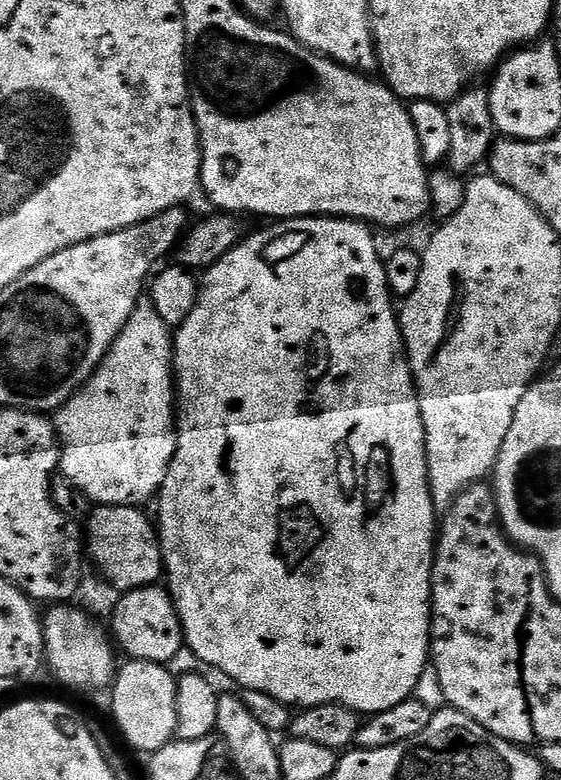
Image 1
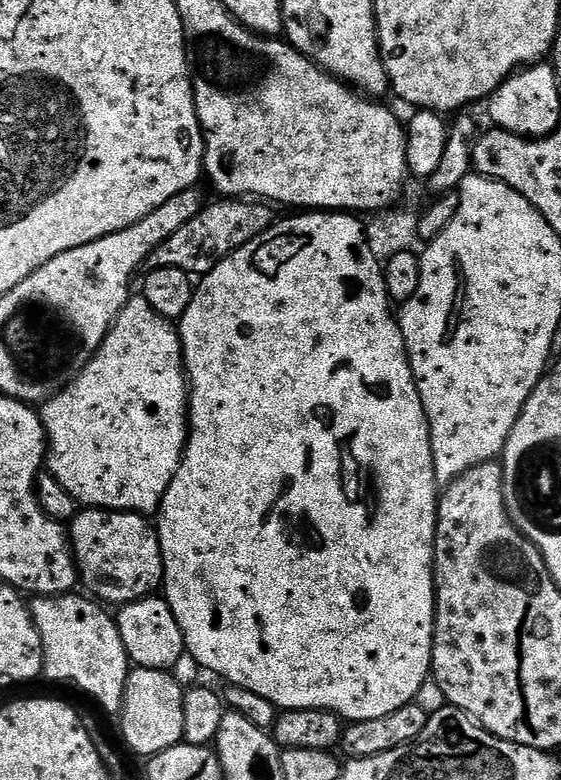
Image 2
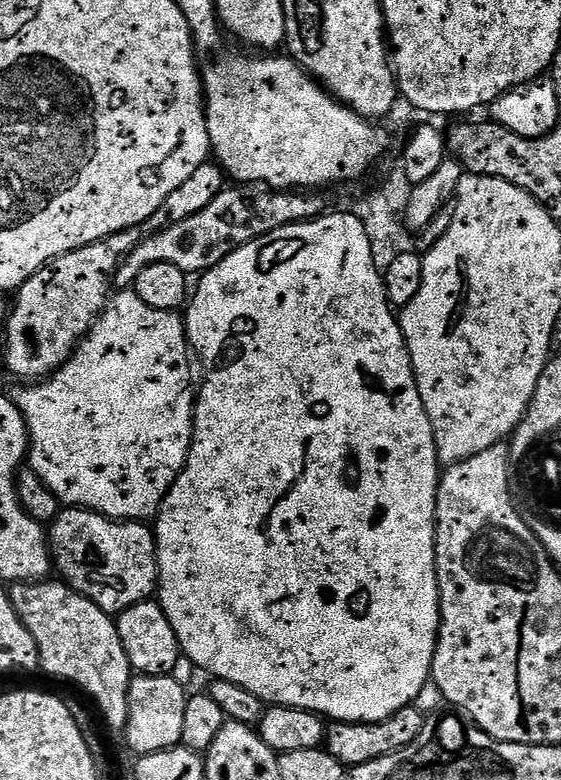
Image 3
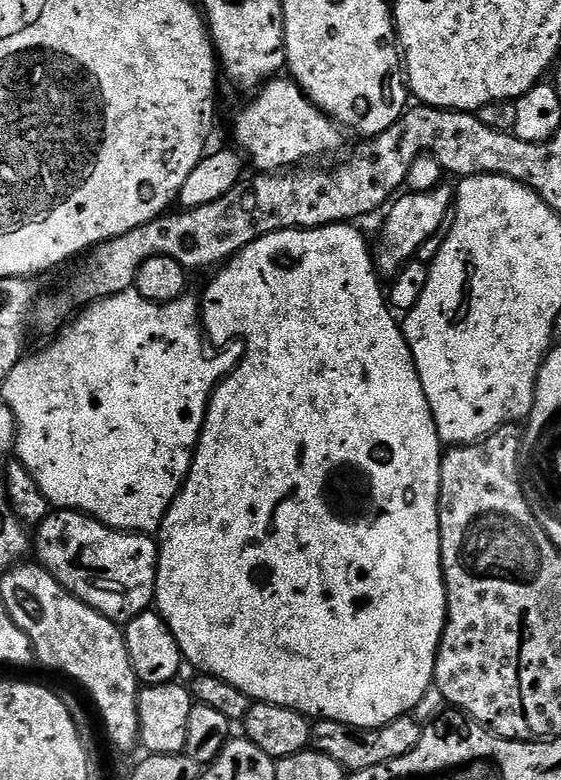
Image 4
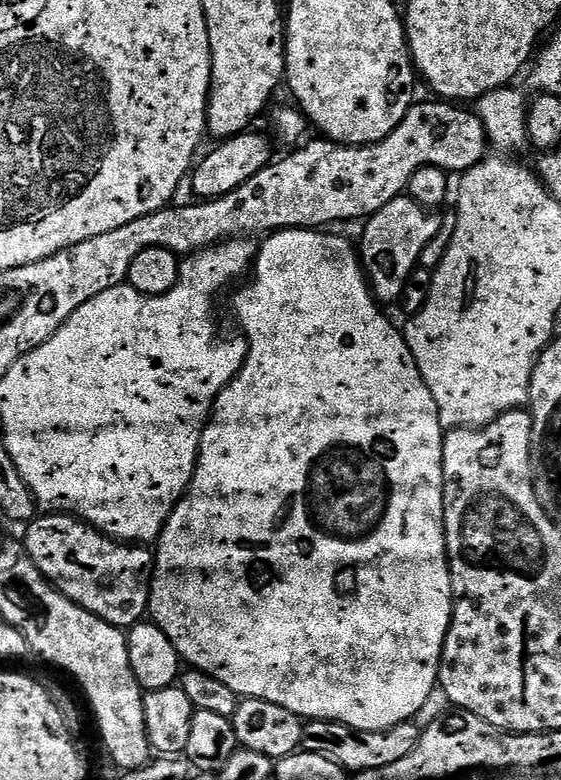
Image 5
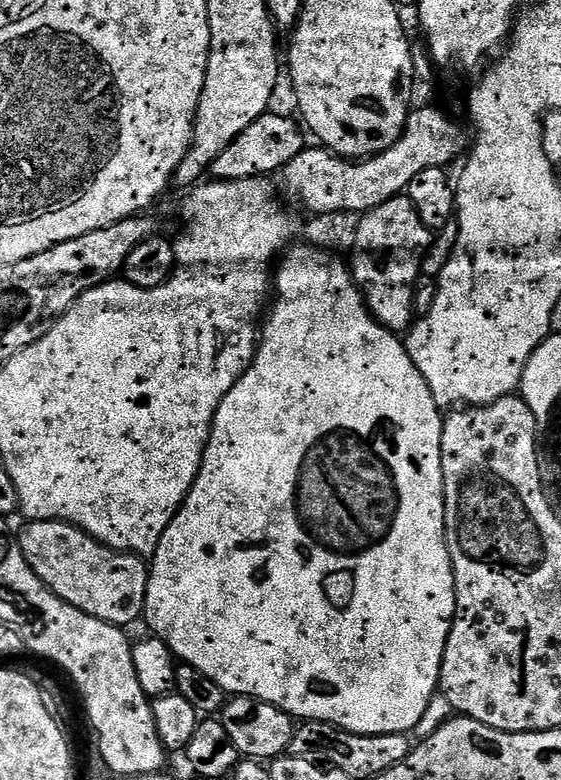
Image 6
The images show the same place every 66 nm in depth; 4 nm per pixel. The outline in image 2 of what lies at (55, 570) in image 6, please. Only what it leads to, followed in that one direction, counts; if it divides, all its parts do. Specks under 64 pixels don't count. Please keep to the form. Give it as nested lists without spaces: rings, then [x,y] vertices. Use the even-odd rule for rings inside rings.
[[[84,508],[77,511],[76,517],[67,525],[70,551],[72,559],[76,561],[79,579],[97,601],[105,605],[116,604],[115,606],[132,604],[135,600],[143,600],[144,597],[153,595],[163,585],[164,559],[160,534],[153,521],[151,524],[148,520],[151,519],[139,512],[110,512],[107,508]]]

